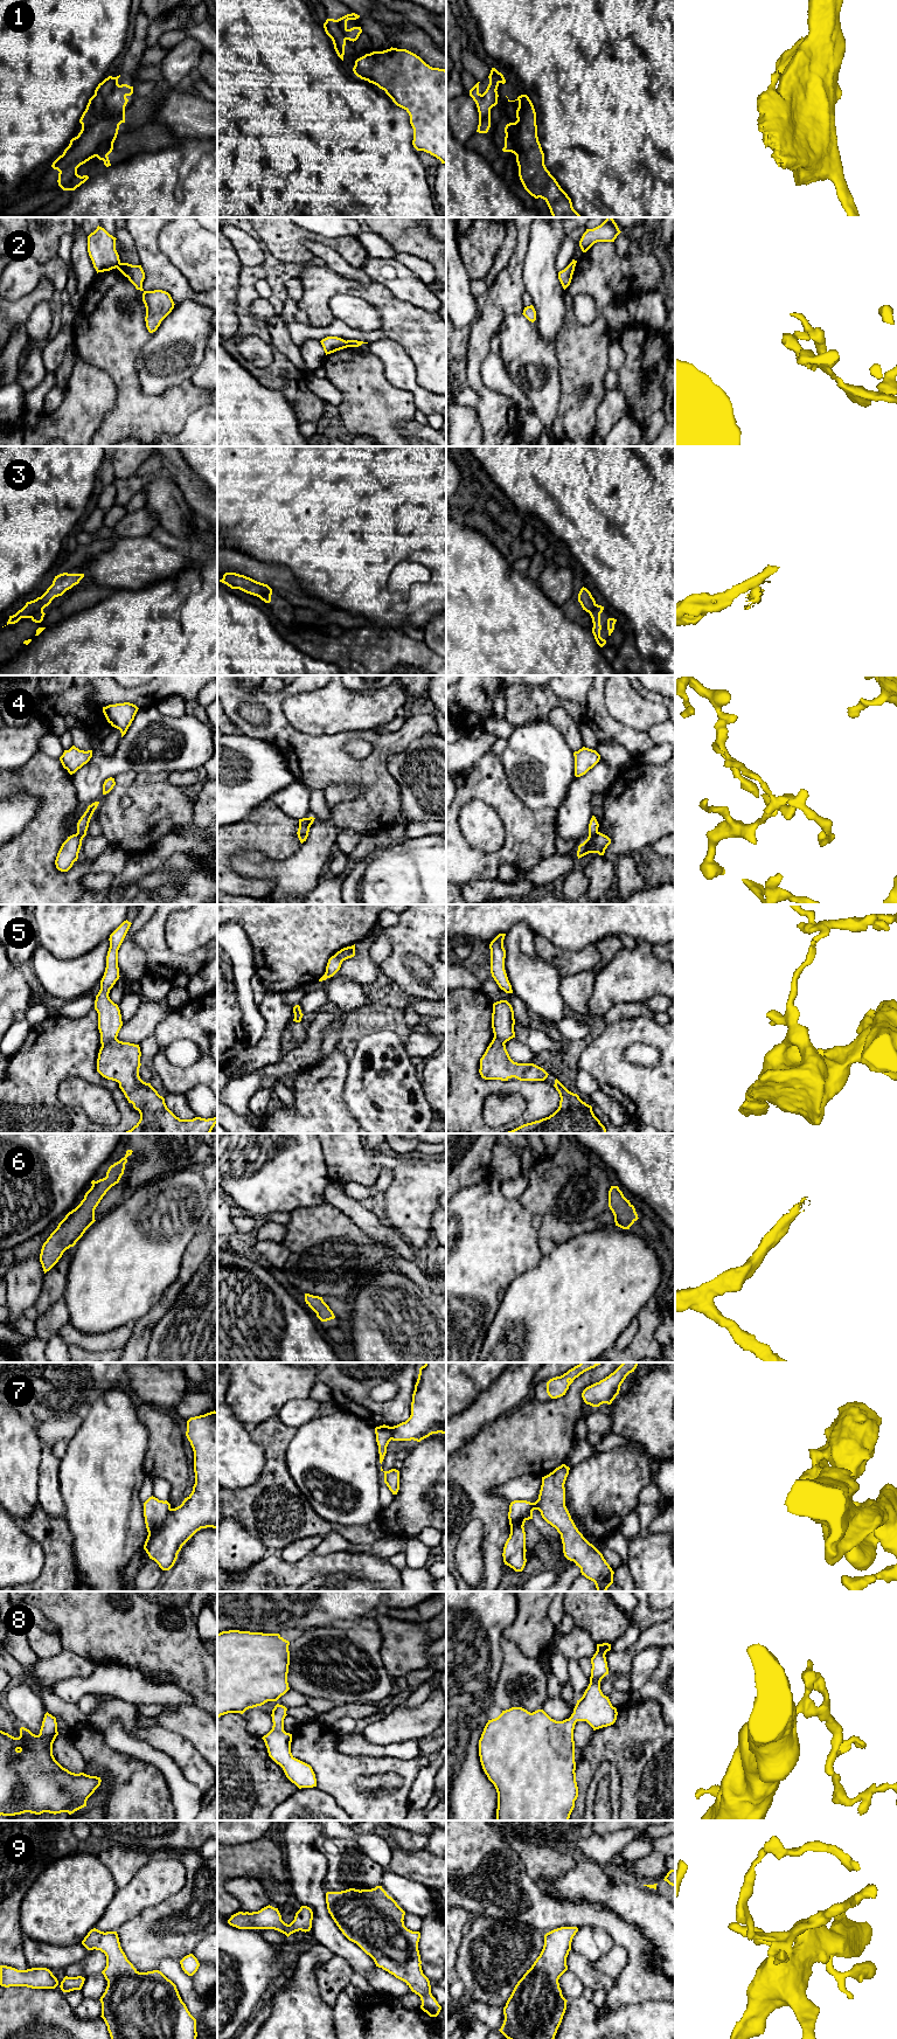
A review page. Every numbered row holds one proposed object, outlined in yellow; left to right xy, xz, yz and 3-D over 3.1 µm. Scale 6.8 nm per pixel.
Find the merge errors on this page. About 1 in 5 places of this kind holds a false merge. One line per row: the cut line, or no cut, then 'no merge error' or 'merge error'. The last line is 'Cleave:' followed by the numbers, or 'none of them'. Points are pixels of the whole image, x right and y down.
1: cut in yz along (495, 91), (485, 92); merge error
2: cut in xz along (346, 341), (348, 346); merge error
3: cut in xy along (42, 609), (29, 617); merge error
4: cut in yz along (597, 831), (589, 836); merge error
5: cut in xy along (116, 1037), (102, 1046); merge error
6: no cut; no merge error
7: cut in xy along (172, 1509), (164, 1524), (157, 1531), (148, 1533); merge error
8: no cut; no merge error
9: no cut; no merge error
Cleave: 1, 2, 3, 4, 5, 7

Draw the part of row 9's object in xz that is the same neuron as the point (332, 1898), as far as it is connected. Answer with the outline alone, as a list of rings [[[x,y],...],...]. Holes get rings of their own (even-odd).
[[[382,1886],[361,1891],[349,1888],[341,1892],[327,1892],[326,1903],[328,1913],[342,1934],[369,1955],[376,1967],[405,1982],[411,1991],[420,1997],[420,2009],[430,2017],[437,2017],[441,2006],[432,1996],[430,1981],[422,1970],[418,1950],[420,1933],[412,1931],[404,1926],[405,1912]]]

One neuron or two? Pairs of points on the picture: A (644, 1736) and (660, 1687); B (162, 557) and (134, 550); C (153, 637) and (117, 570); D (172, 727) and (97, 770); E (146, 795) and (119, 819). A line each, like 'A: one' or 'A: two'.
A: two
B: one
C: two
D: one
E: one

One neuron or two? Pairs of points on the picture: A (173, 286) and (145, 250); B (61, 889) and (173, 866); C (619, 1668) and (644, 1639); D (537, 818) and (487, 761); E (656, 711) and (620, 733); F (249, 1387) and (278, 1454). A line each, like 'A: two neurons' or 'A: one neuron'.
A: one neuron
B: two neurons
C: one neuron
D: one neuron
E: two neurons
F: two neurons

